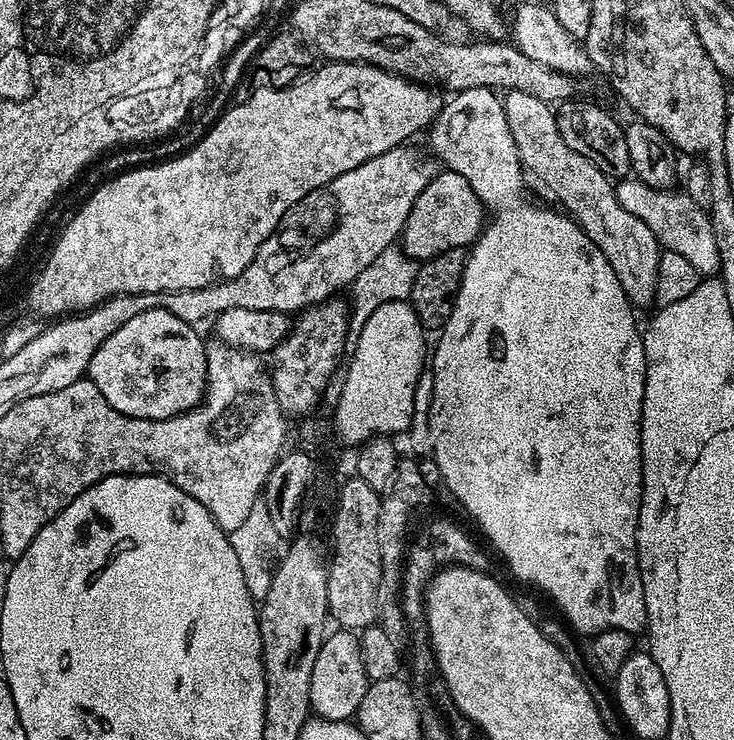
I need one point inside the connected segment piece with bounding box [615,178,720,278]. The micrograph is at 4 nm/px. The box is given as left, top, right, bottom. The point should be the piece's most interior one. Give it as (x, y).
(679, 224)

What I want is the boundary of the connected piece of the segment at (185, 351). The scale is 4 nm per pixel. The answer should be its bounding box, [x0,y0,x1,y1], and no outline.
[86,308,208,420]

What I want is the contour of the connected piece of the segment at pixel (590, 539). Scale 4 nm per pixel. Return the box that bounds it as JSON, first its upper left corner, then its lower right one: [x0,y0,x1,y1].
[430,88,648,638]

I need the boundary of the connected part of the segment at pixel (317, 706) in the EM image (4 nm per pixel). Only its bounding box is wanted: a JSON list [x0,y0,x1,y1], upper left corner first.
[310,631,369,721]

